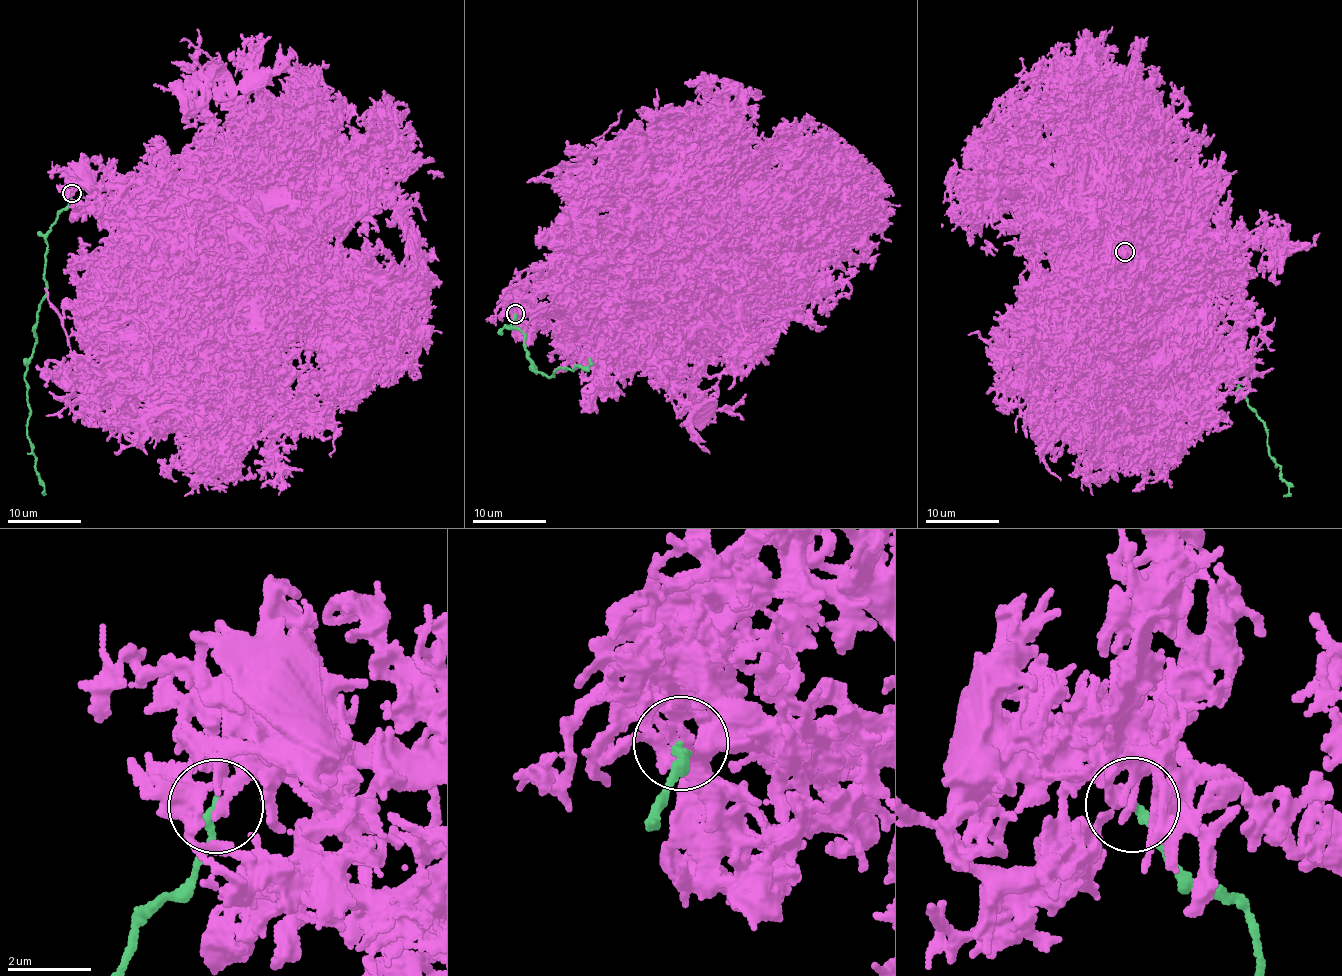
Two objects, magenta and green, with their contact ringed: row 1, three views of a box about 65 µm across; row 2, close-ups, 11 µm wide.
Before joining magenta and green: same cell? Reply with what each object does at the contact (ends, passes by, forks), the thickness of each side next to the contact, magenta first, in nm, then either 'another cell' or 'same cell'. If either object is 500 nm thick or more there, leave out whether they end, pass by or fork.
magenta ends | green ends | 240/190 nm | another cell

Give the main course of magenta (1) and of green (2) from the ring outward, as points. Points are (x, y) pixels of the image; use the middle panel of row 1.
1: (516, 313), (606, 308), (687, 254), (798, 242), (848, 200), (875, 190), (894, 196)
2: (515, 313), (506, 327), (526, 336), (536, 372), (550, 377), (559, 367), (589, 366), (589, 358)

